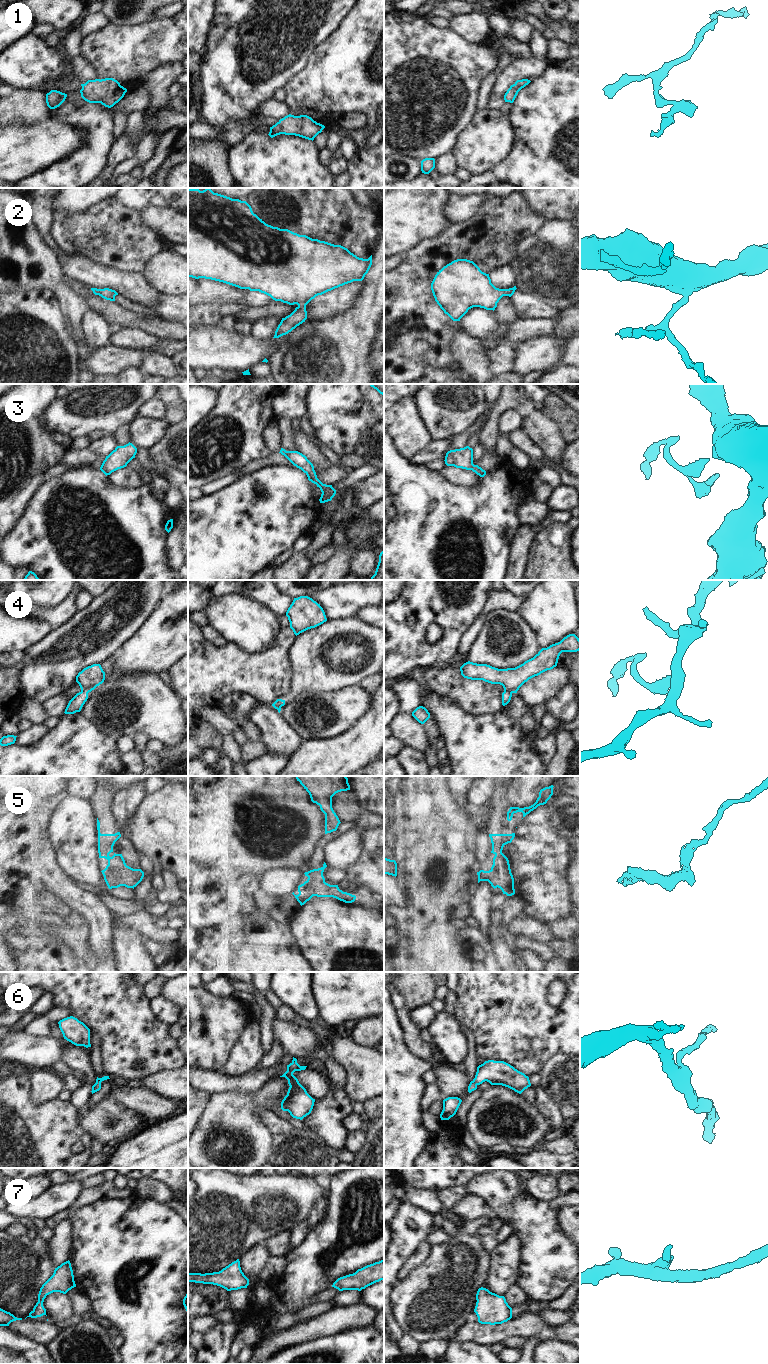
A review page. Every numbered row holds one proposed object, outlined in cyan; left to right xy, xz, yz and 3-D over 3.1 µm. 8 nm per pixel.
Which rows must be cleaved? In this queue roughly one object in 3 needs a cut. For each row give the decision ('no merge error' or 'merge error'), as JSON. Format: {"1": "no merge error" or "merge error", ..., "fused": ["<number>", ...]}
{"1": "no merge error", "2": "no merge error", "3": "no merge error", "4": "merge error", "5": "no merge error", "6": "no merge error", "7": "no merge error", "fused": ["4"]}

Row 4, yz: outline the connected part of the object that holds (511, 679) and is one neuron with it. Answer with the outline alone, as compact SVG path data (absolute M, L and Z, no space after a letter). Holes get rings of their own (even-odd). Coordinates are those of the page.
M569 634L560 642L542 648L533 658L515 668L498 669L487 664L468 661L460 667L460 671L464 678L500 684L504 692L517 693L529 679L556 667L562 652L579 650L580 639L575 634Z

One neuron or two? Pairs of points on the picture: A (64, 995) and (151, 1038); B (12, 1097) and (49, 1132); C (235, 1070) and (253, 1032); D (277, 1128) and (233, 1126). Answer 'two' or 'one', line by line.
A: one
B: one
C: one
D: two

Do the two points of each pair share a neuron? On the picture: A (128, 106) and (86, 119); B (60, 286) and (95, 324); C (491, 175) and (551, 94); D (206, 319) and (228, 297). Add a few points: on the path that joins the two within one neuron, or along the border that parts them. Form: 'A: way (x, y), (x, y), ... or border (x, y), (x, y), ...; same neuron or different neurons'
A: border (109, 108), (112, 114); different neurons
B: border (92, 310), (88, 311), (84, 317), (86, 337); different neurons
C: way (513, 162), (551, 124), (551, 116); same neuron
D: border (245, 304), (198, 305); different neurons

